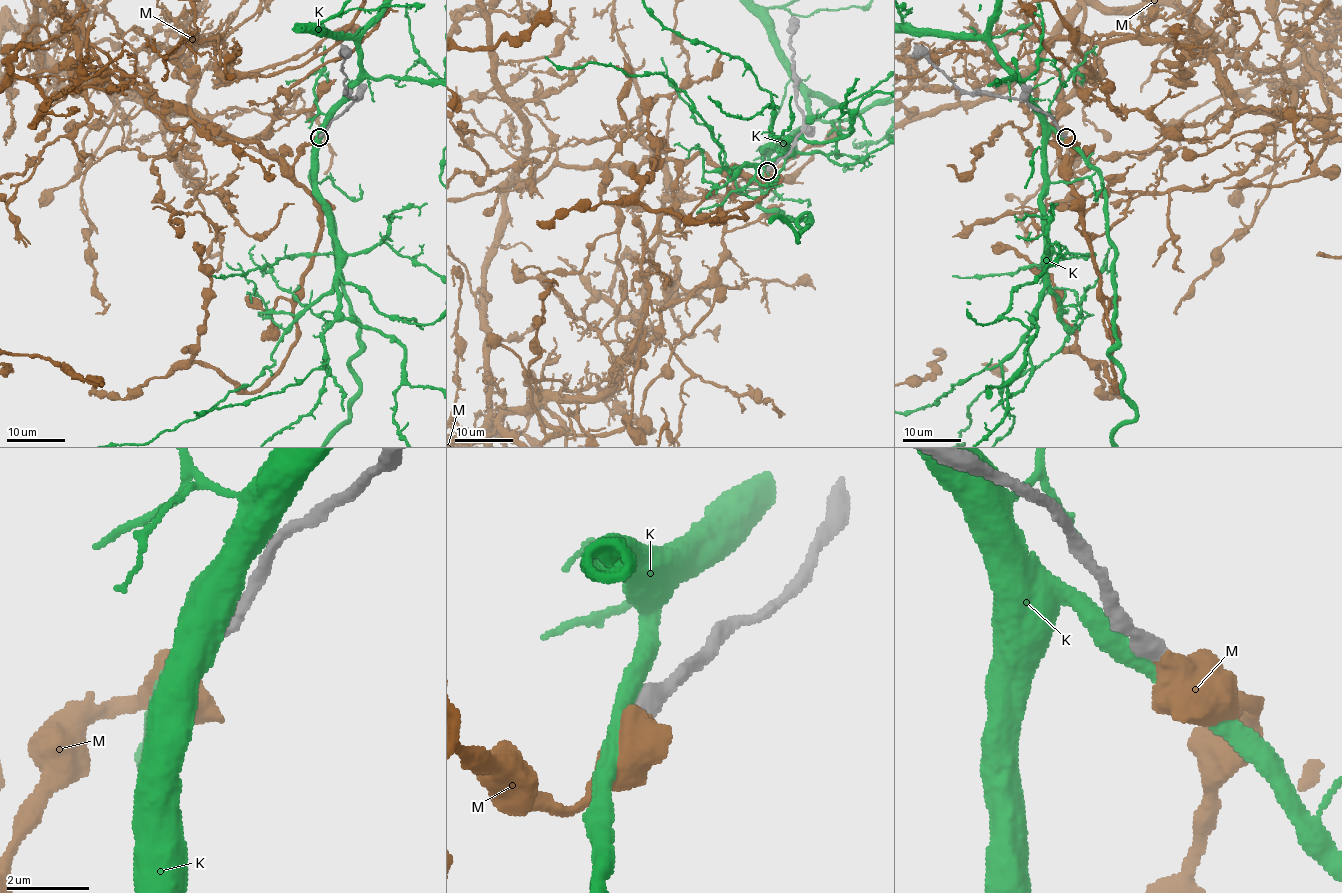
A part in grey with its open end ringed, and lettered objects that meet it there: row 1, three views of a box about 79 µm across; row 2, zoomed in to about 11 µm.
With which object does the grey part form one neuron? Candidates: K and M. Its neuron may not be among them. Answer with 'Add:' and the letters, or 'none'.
Add: M

